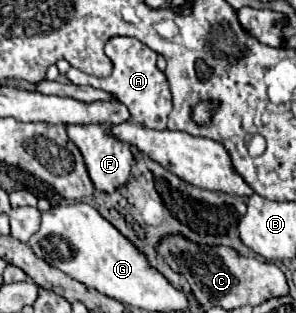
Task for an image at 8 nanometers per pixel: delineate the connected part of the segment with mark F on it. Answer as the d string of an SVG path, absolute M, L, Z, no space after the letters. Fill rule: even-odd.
M71 125L71 127L67 127L67 133L69 133L69 139L79 147L87 173L89 173L89 179L97 191L113 193L115 189L123 187L129 181L135 157L127 145L123 145L115 137L107 135L107 131L99 125Z

